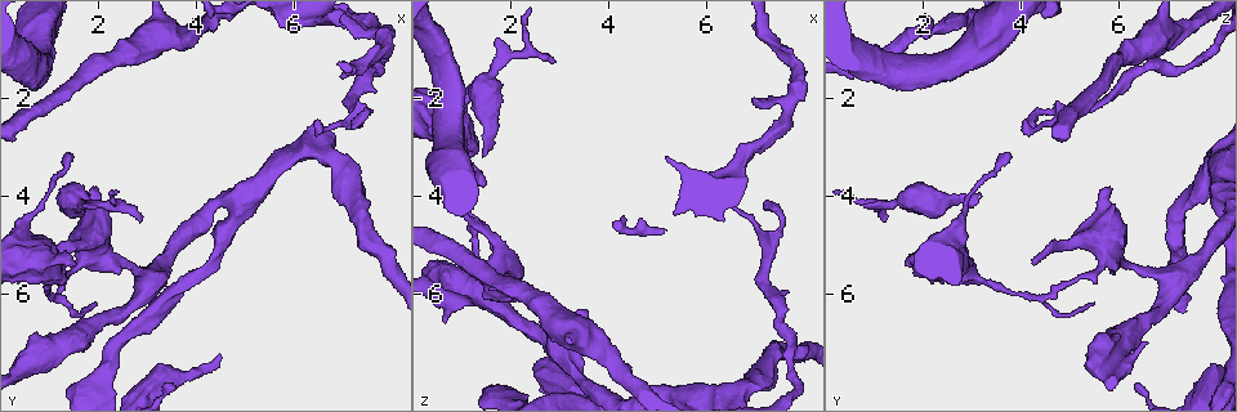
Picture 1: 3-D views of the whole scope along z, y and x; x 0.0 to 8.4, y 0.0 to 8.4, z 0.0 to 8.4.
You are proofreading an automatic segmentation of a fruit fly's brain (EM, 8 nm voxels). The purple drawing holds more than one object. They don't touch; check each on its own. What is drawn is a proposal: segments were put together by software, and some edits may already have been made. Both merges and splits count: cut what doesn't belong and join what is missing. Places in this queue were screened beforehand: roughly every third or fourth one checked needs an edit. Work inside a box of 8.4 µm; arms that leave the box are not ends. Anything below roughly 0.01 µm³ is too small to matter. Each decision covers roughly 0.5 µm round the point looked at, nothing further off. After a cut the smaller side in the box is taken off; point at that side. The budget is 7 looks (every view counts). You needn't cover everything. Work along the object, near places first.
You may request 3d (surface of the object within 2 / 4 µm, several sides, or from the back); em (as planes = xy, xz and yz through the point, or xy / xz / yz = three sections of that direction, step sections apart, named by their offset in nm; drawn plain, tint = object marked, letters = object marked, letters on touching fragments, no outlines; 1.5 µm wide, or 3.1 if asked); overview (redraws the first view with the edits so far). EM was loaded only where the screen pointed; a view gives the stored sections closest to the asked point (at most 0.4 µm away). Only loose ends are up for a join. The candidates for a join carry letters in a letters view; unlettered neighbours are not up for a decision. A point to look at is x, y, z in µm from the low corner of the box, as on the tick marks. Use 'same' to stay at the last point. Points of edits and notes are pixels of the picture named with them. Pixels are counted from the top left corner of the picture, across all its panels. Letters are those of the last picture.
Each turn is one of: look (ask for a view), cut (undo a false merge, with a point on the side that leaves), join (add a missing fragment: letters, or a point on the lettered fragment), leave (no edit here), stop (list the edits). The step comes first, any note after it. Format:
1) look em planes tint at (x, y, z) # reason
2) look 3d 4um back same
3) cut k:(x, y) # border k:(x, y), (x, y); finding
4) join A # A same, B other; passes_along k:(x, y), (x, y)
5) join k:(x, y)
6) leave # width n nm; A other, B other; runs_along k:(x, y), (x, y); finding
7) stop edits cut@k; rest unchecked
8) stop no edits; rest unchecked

look em xy step 4 letters at (1.50, 5.45, 1.85) # branch stops here

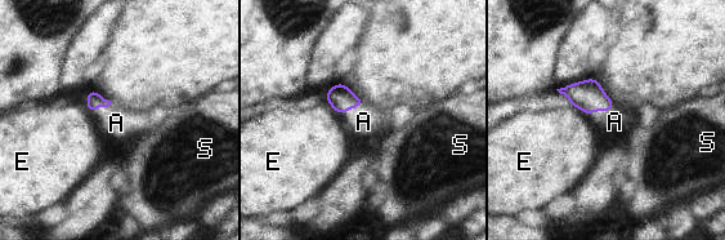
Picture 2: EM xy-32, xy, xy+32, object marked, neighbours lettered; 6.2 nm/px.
look em planes letters same # cut it another way

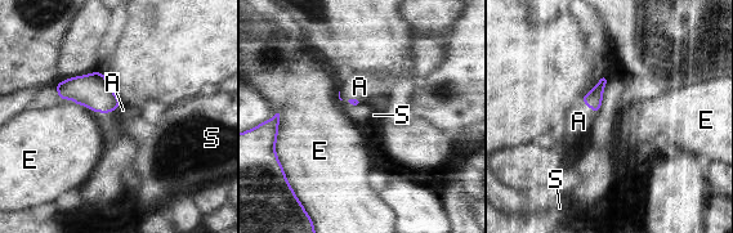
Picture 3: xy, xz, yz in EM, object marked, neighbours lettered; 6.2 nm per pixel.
join A # A same, E other, S other; passes_along 3:(93, 90), (112, 110), (123, 110); it goes on there

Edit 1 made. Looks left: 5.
look overview # see it whole again

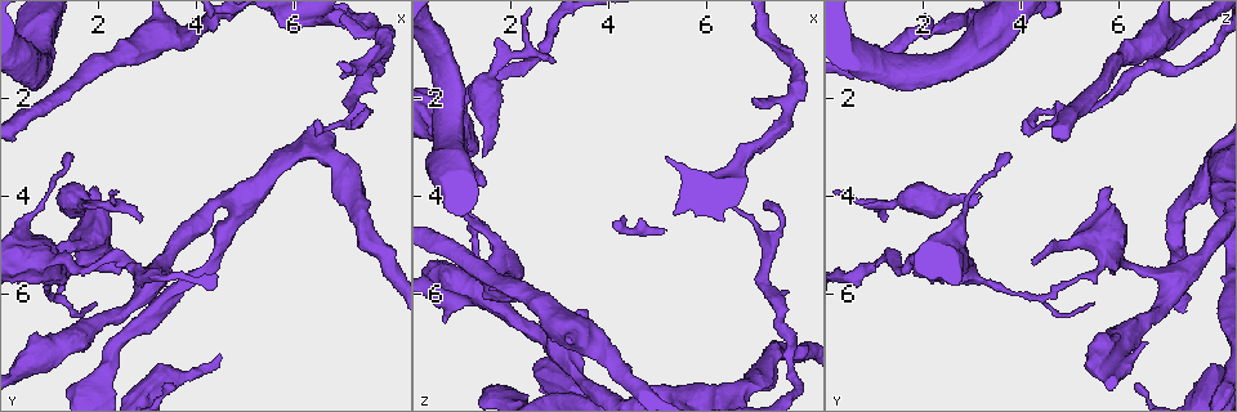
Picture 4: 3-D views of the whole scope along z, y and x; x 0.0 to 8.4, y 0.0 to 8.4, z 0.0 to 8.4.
look 3d 4um at (2.85, 4.50, 1.20) # an open end

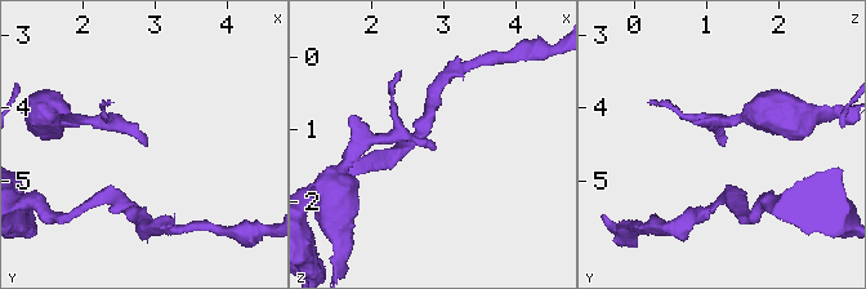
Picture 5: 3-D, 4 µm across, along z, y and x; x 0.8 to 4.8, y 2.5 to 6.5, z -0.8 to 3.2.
look em planes letters at (2.85, 4.55, 1.25)

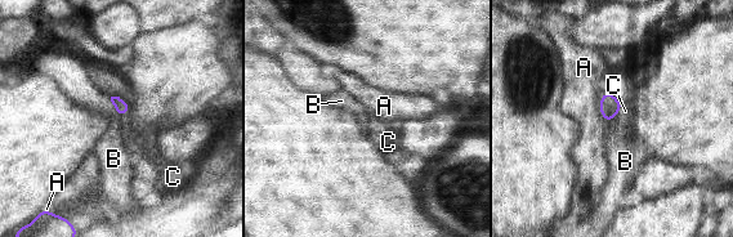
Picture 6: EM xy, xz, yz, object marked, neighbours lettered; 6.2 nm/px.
join C # A other, B other, C same; passes_along 6:(609, 106), (620, 108), (625, 111); it goes on there

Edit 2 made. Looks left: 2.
stop edits join@3, join@6; rest unchecked

